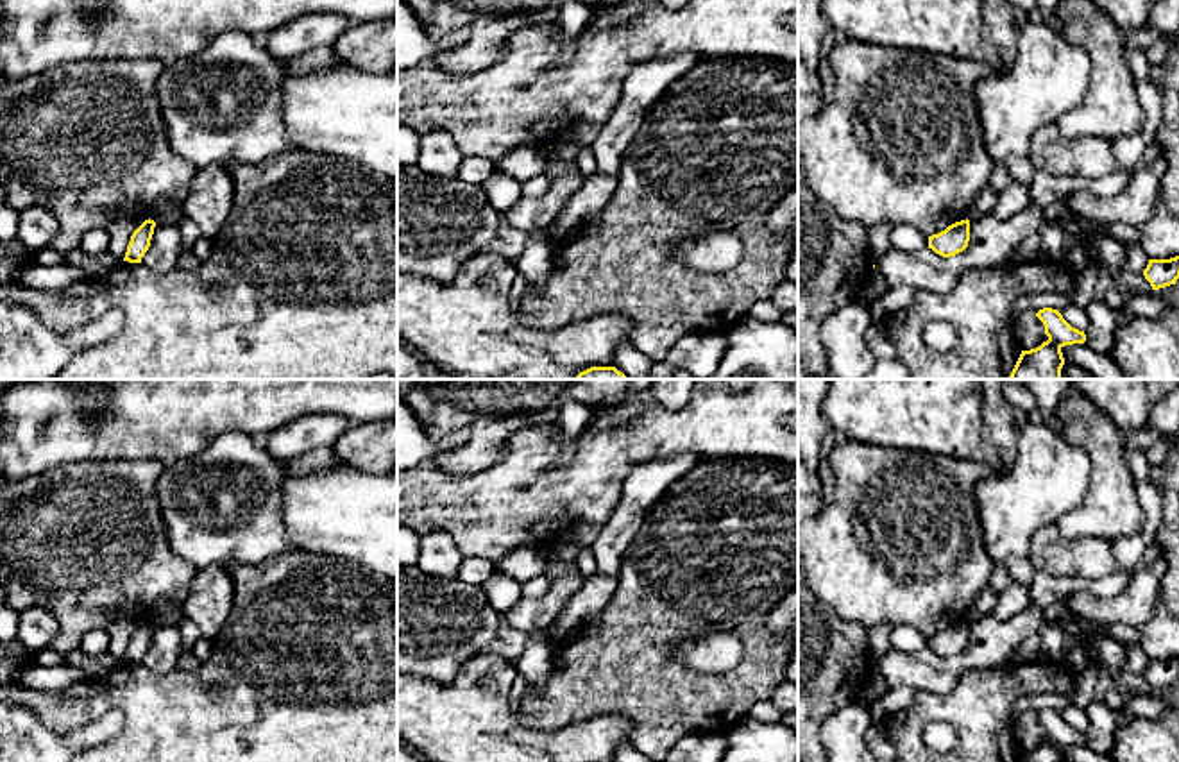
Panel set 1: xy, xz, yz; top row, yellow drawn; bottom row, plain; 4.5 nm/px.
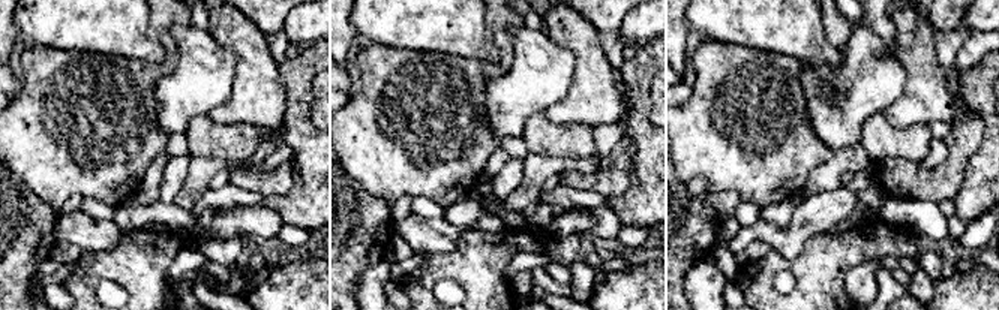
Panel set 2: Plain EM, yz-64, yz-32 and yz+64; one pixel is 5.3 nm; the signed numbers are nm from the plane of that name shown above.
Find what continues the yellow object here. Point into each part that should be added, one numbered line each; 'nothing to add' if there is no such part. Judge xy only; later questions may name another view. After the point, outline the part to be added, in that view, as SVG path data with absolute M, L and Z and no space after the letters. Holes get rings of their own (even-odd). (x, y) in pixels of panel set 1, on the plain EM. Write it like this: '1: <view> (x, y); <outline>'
nothing to add

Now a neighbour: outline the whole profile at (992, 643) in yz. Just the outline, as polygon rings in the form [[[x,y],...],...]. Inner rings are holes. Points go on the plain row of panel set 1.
[[[1116,569],[1100,580],[1052,578],[1036,572],[1031,585],[1031,605],[1018,615],[998,621],[993,615],[970,622],[968,648],[950,658],[936,655],[932,649],[912,653],[887,651],[873,658],[875,671],[893,687],[911,687],[946,696],[966,669],[997,669],[1011,662],[1020,644],[1039,631],[1047,621],[1043,612],[1068,596],[1088,590],[1098,597],[1118,596],[1131,581],[1132,572]]]

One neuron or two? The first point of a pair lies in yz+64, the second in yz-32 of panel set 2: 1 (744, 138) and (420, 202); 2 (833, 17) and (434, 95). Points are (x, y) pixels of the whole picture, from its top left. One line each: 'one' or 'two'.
1: two
2: one

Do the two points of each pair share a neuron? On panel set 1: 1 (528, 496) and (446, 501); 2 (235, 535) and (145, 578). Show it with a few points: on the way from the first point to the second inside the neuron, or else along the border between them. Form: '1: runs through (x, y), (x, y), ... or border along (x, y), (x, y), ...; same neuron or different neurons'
1: runs through (508, 492), (503, 489), (466, 489); same neuron
2: border along (163, 521), (167, 544), (195, 569); different neurons

